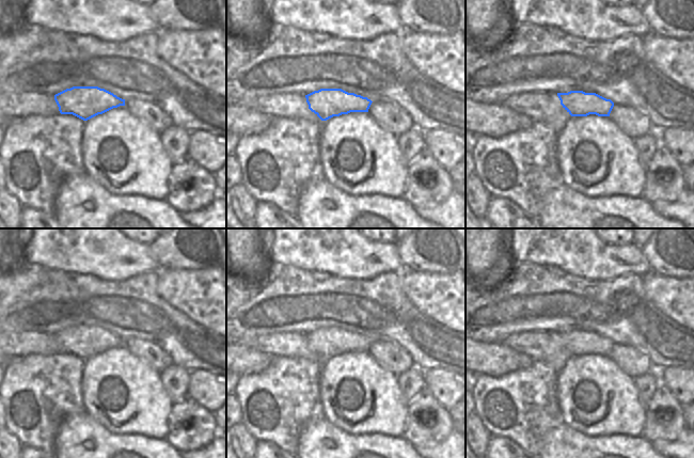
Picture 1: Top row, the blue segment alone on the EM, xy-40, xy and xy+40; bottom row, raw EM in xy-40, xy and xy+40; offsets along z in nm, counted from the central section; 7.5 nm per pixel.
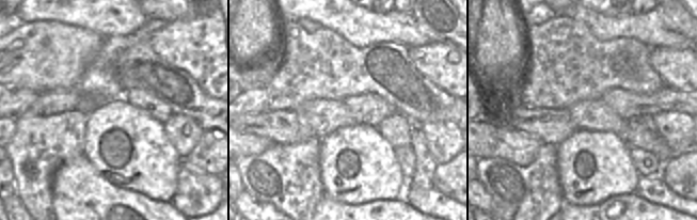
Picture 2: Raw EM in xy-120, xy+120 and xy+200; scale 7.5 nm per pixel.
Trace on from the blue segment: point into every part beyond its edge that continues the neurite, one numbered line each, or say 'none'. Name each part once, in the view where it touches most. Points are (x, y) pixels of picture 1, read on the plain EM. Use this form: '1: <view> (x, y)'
none

